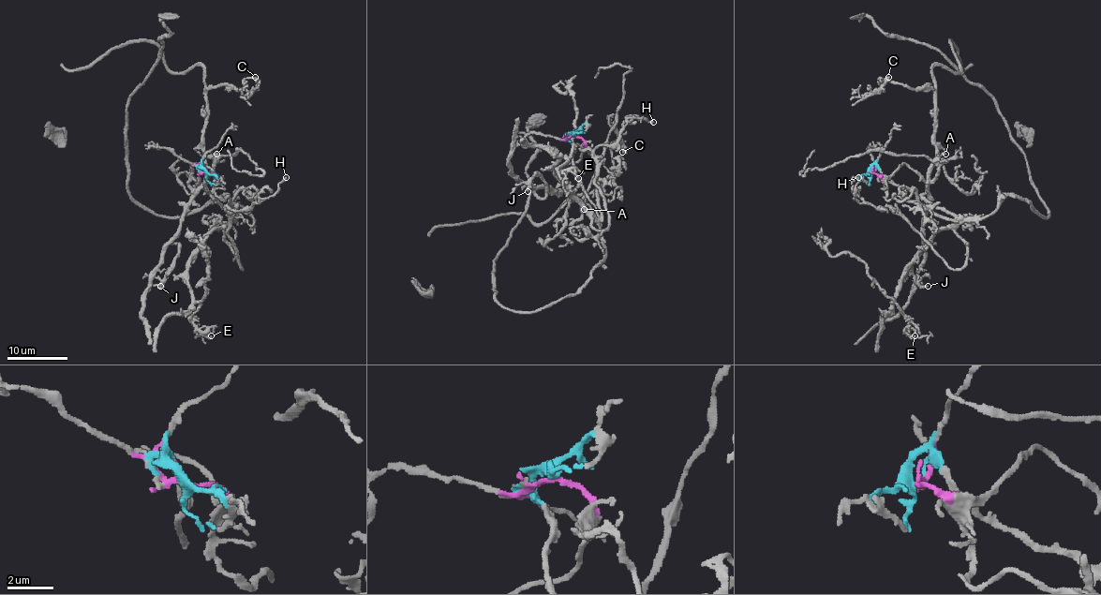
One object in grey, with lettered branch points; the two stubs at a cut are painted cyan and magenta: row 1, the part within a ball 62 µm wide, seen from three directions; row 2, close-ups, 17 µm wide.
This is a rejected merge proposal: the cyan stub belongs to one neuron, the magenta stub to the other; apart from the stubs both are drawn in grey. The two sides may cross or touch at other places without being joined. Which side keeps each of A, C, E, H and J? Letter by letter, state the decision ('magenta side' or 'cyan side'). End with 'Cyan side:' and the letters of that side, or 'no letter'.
A: magenta side
C: magenta side
E: cyan side
H: cyan side
J: magenta side
Cyan side: E, H

